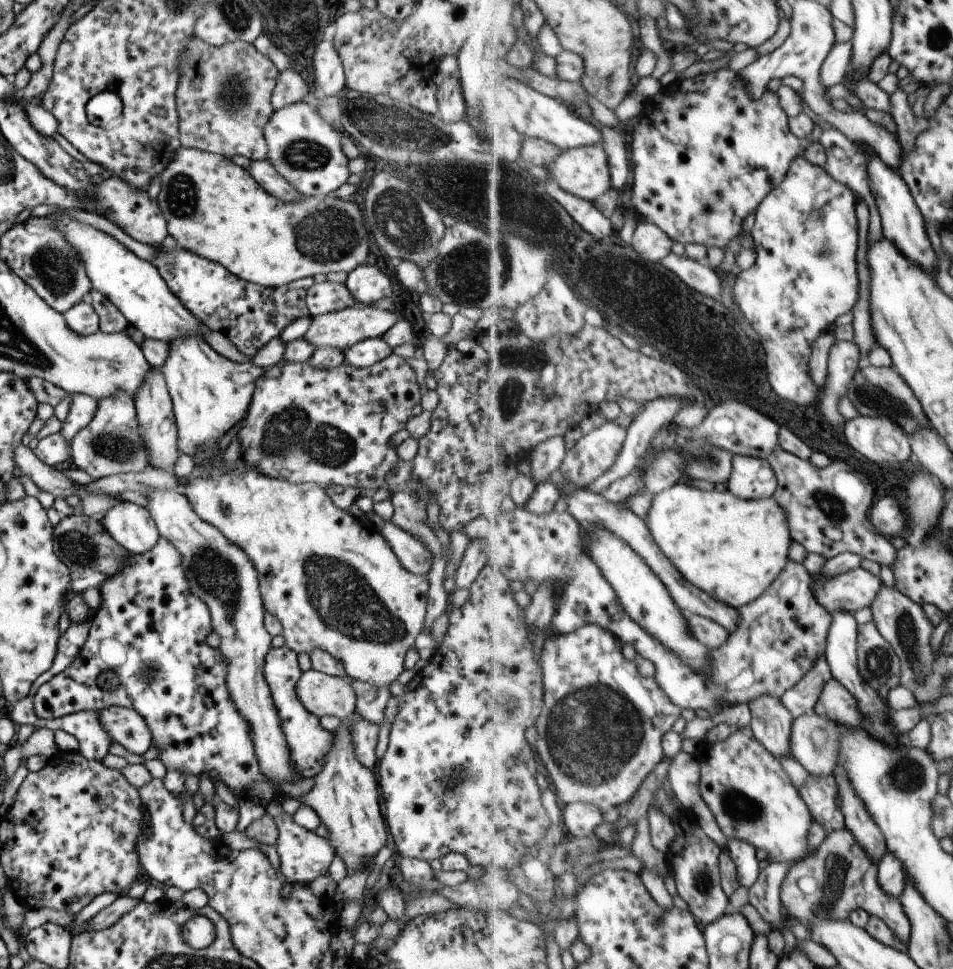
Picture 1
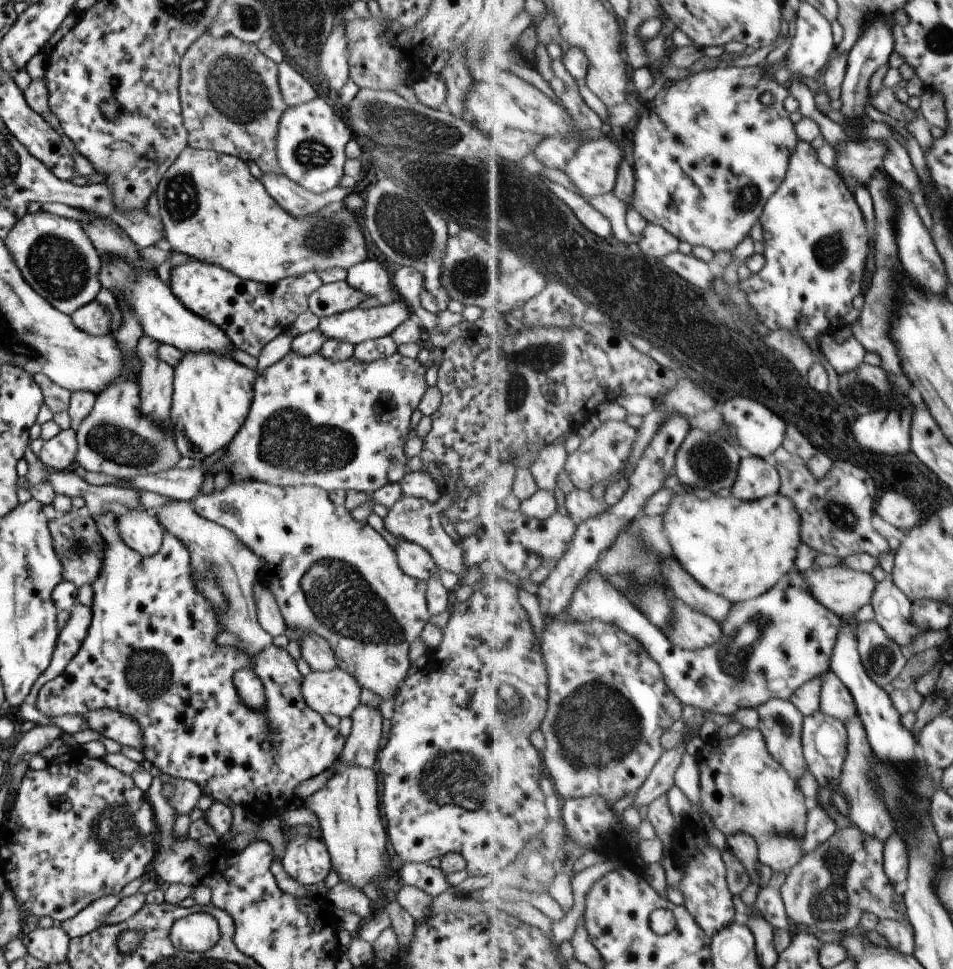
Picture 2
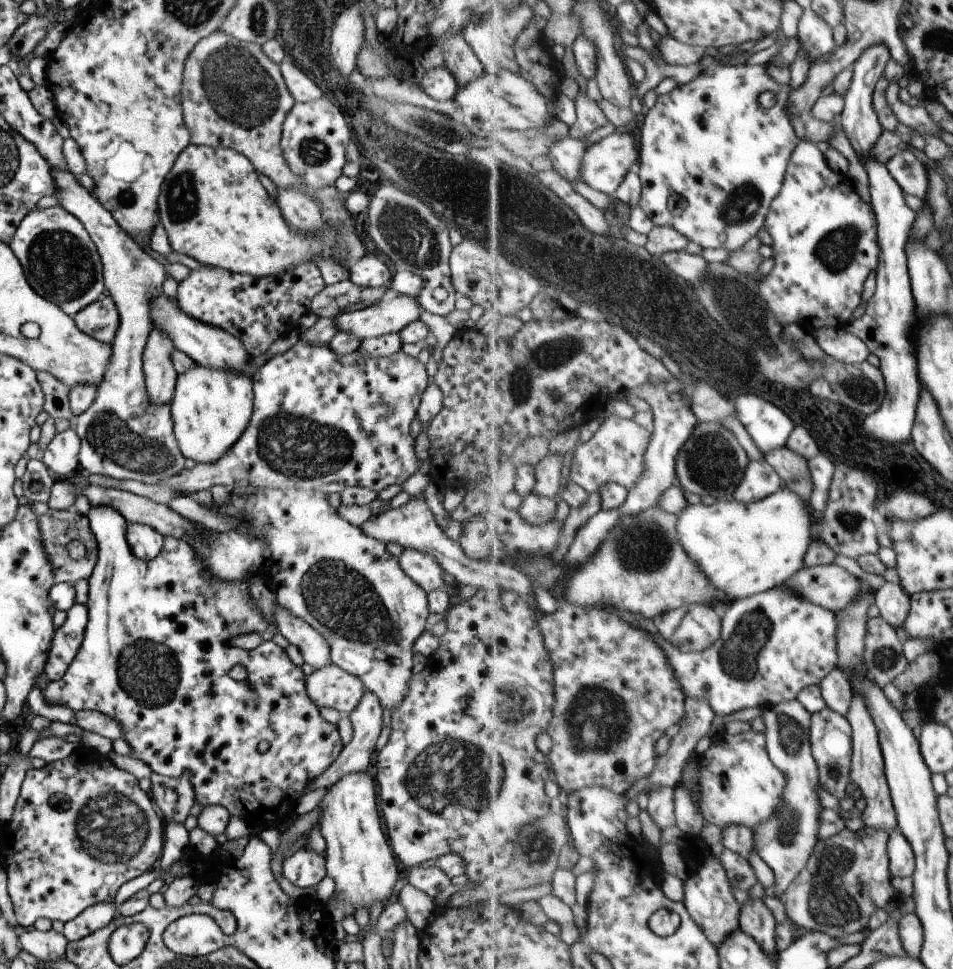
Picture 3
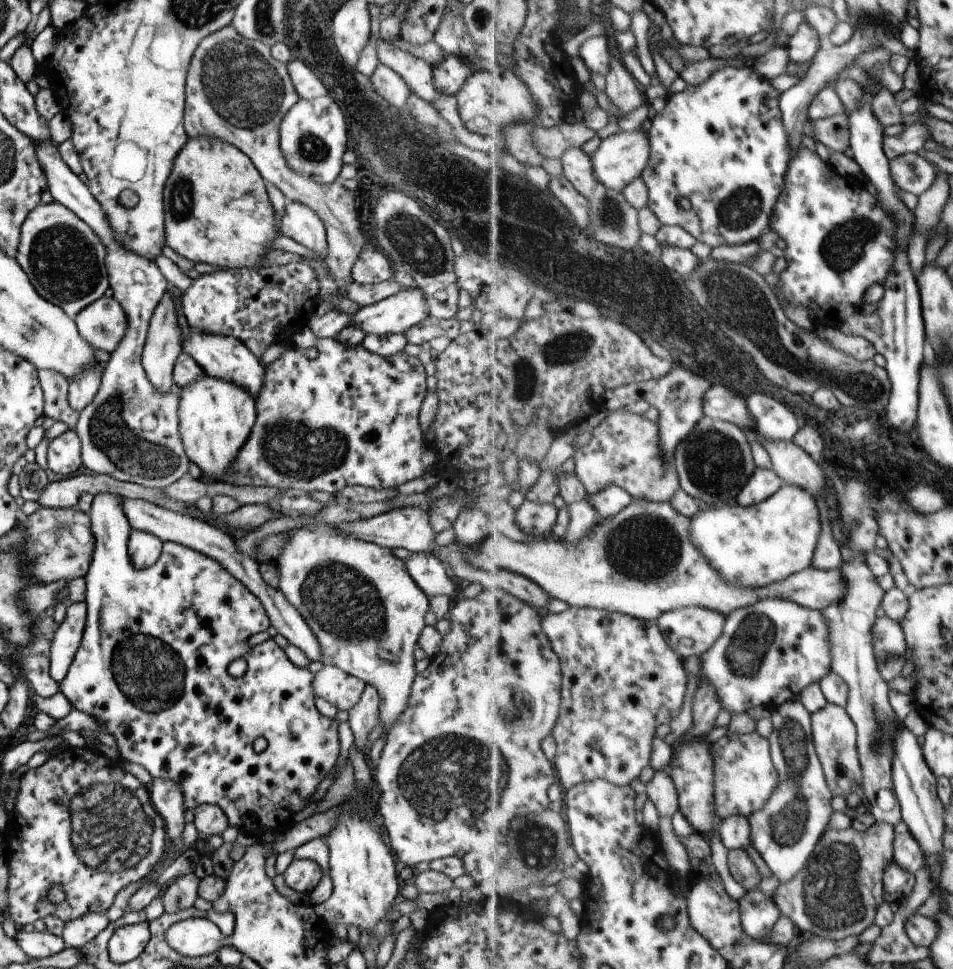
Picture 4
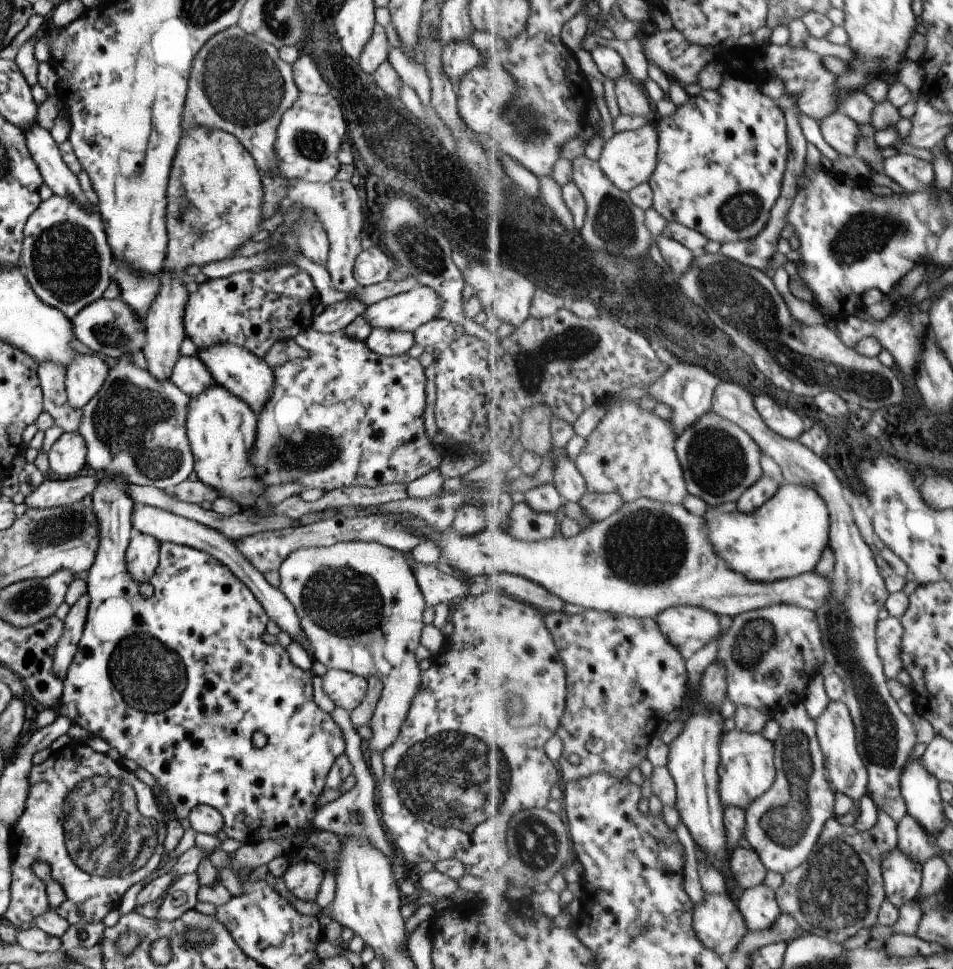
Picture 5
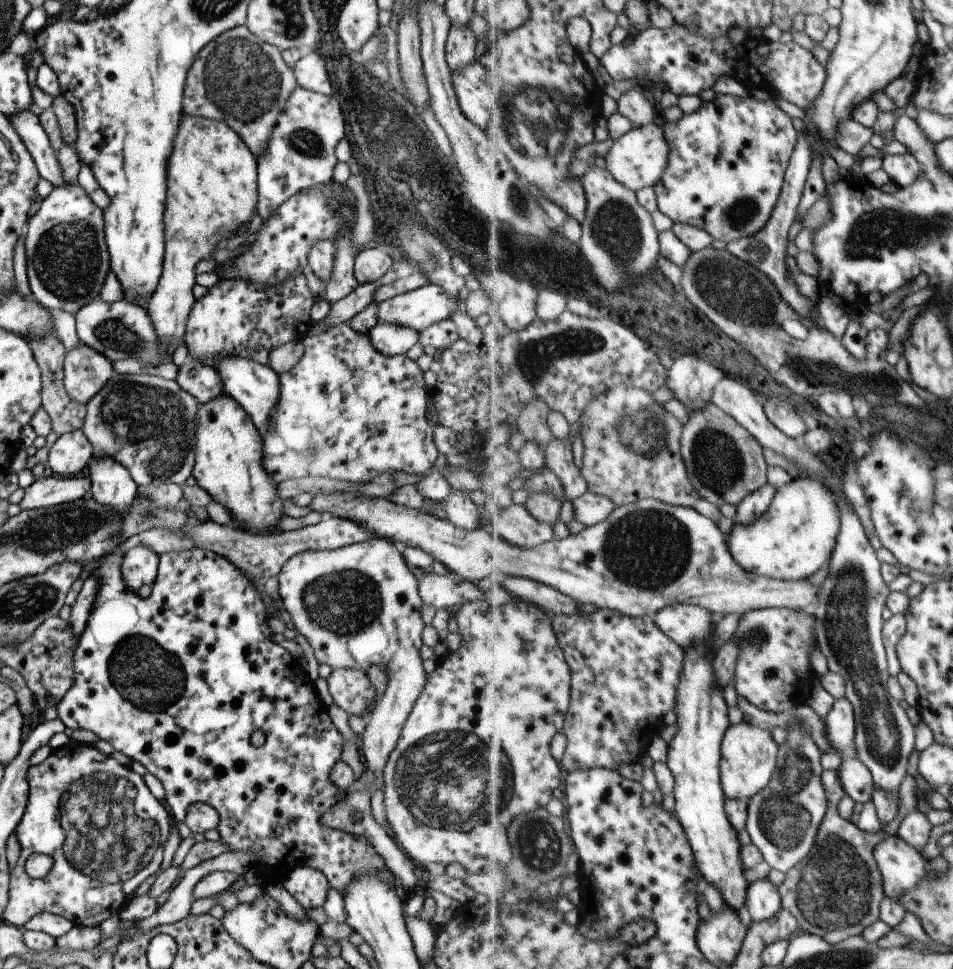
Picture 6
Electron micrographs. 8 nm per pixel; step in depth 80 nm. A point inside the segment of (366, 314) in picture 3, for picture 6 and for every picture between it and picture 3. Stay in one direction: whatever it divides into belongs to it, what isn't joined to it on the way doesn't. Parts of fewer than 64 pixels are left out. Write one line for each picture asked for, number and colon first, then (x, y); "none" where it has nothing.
4: (395, 314)
5: (406, 311)
6: (417, 309)

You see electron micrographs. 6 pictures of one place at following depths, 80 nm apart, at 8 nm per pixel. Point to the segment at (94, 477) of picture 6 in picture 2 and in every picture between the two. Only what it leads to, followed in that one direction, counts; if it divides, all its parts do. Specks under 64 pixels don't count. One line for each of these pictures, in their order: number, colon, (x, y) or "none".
2: (150, 653)
3: (156, 651)
4: (152, 666)
5: (150, 674)

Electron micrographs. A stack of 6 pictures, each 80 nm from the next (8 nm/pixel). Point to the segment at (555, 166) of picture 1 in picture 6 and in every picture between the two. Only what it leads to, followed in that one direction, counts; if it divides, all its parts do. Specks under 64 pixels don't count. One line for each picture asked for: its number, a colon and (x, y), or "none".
2: (594, 170)
3: (606, 163)
4: (622, 158)
5: (630, 158)
6: (639, 159)

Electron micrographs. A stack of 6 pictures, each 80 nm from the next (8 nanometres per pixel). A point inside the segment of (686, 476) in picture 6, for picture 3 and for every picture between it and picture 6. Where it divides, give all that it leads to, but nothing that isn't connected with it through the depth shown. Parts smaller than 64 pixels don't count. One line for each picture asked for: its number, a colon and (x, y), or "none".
3: (616, 454)
4: (625, 450)
5: (632, 451)

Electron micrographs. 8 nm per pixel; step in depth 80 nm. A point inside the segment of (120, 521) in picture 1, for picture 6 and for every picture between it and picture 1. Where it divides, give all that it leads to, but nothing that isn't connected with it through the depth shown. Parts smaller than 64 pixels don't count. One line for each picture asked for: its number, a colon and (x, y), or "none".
2: (140, 532)
3: (145, 543)
4: (143, 549)
5: (141, 554)
6: (138, 566)

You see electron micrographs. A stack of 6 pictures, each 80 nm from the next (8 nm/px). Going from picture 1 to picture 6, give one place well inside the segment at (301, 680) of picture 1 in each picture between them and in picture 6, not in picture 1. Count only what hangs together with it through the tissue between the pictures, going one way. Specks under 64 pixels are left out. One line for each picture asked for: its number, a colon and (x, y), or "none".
2: (334, 691)
3: (329, 686)
4: (342, 690)
5: (346, 690)
6: (350, 689)

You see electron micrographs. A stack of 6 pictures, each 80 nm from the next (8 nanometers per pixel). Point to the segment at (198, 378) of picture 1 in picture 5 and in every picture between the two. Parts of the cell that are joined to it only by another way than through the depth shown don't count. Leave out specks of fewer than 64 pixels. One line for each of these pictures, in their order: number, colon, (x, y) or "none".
2: (211, 396)
3: (210, 408)
4: (214, 417)
5: (221, 430)

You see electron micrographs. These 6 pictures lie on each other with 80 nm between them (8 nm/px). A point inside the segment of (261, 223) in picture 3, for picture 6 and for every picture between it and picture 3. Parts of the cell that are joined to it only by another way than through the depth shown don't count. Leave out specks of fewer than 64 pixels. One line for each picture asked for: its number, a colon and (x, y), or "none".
4: (216, 211)
5: (214, 193)
6: (211, 174)

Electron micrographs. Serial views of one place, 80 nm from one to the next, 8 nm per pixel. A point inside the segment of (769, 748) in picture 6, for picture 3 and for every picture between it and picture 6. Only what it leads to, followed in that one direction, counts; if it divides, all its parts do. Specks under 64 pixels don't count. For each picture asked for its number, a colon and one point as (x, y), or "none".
3: (739, 783)
4: (746, 777)
5: (748, 770)

